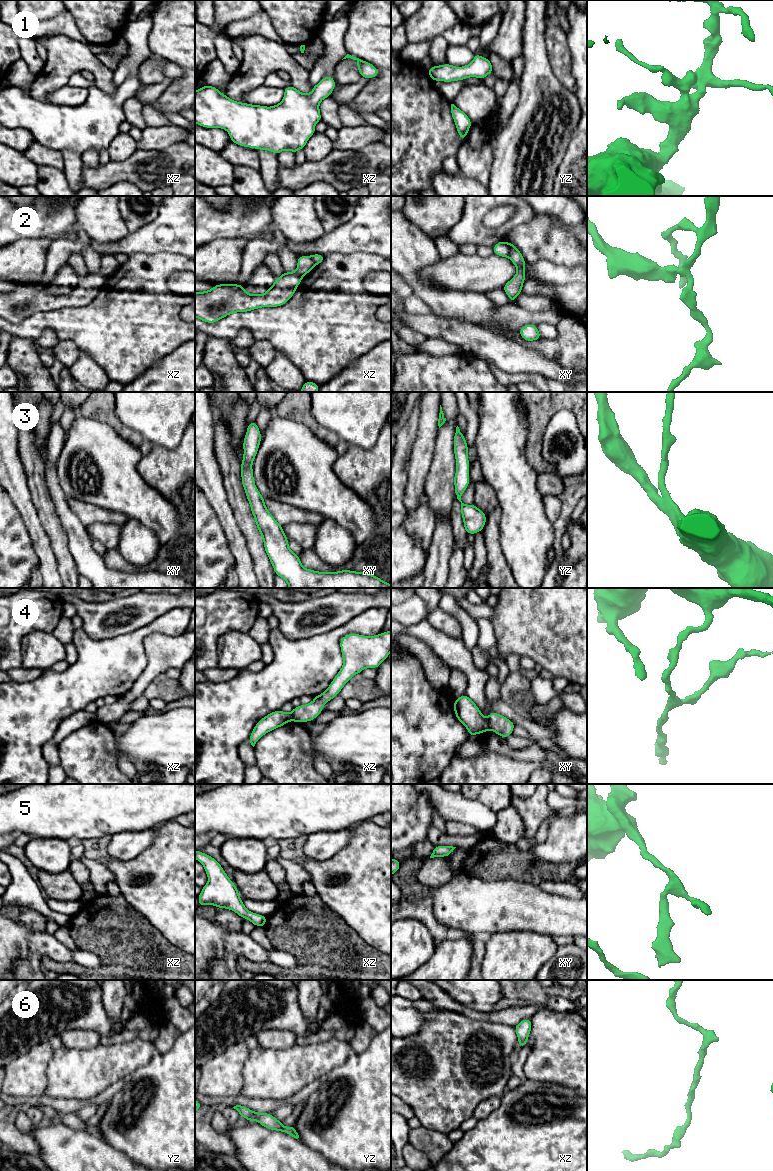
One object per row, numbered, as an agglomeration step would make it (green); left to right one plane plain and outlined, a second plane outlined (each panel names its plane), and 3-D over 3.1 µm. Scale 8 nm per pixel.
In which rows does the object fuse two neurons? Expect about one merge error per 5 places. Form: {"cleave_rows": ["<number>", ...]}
{"cleave_rows": ["2", "4"]}

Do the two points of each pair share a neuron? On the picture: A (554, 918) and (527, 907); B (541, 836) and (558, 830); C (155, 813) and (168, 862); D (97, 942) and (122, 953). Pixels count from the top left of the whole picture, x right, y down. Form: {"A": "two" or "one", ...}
{"A": "one", "B": "two", "C": "two", "D": "one"}

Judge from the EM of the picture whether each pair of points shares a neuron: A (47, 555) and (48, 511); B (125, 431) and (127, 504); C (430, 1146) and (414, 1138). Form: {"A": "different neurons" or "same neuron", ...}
{"A": "same neuron", "B": "different neurons", "C": "same neuron"}

